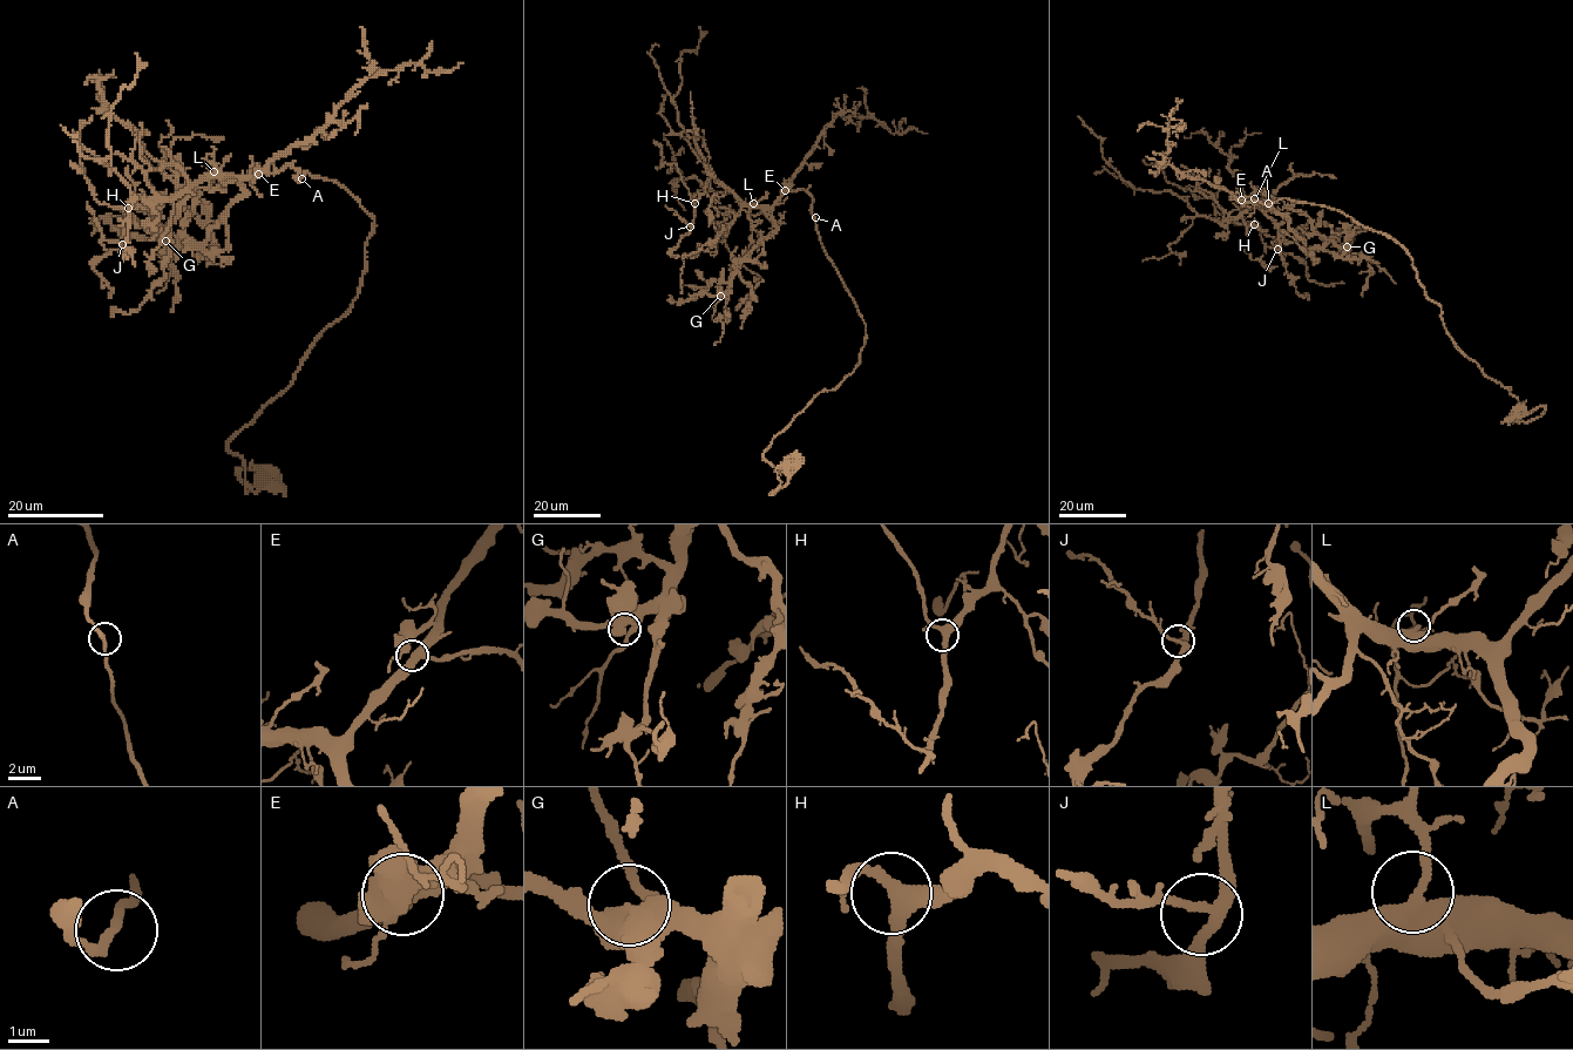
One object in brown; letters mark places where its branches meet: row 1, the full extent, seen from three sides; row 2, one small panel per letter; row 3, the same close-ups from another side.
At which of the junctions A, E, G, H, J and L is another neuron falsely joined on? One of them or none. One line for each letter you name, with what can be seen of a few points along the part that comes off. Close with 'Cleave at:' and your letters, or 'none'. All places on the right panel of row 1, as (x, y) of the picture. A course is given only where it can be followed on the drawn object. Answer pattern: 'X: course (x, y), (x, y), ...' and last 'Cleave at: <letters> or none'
Cleave at: none

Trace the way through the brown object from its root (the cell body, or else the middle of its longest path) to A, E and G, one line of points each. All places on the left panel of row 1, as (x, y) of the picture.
A: (264, 479), (243, 469), (246, 492), (228, 442), (350, 309), (373, 229), (344, 187), (302, 178)
E: (264, 479), (243, 469), (246, 492), (228, 442), (350, 309), (373, 219), (337, 182), (258, 174)
G: (264, 479), (228, 442), (350, 309), (373, 219), (286, 166), (165, 241)

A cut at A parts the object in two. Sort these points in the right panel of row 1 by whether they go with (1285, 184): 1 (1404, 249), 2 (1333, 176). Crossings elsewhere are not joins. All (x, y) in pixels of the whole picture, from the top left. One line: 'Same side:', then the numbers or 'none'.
Same side: 2

